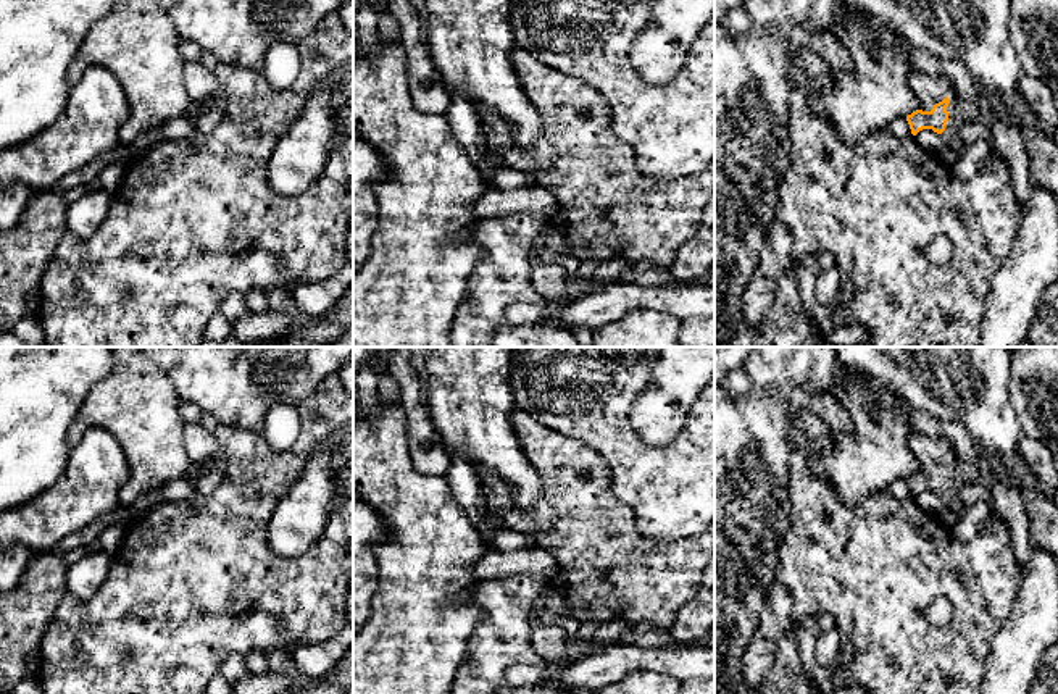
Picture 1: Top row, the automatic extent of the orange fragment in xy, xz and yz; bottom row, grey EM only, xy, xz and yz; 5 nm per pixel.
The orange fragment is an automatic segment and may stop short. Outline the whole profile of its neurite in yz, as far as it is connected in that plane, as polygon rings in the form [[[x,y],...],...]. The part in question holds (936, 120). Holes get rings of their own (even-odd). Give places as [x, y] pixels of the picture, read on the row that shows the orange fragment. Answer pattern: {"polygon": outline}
{"polygon": [[[919,71],[910,74],[908,84],[919,102],[919,108],[906,116],[911,134],[916,136],[923,129],[932,129],[955,152],[963,152],[966,144],[960,129],[966,123],[974,123],[974,103],[971,100],[952,102],[940,79]]]}

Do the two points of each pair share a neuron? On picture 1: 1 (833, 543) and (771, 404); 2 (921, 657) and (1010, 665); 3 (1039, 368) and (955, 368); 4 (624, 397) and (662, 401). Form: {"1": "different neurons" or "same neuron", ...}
{"1": "different neurons", "2": "different neurons", "3": "different neurons", "4": "different neurons"}

